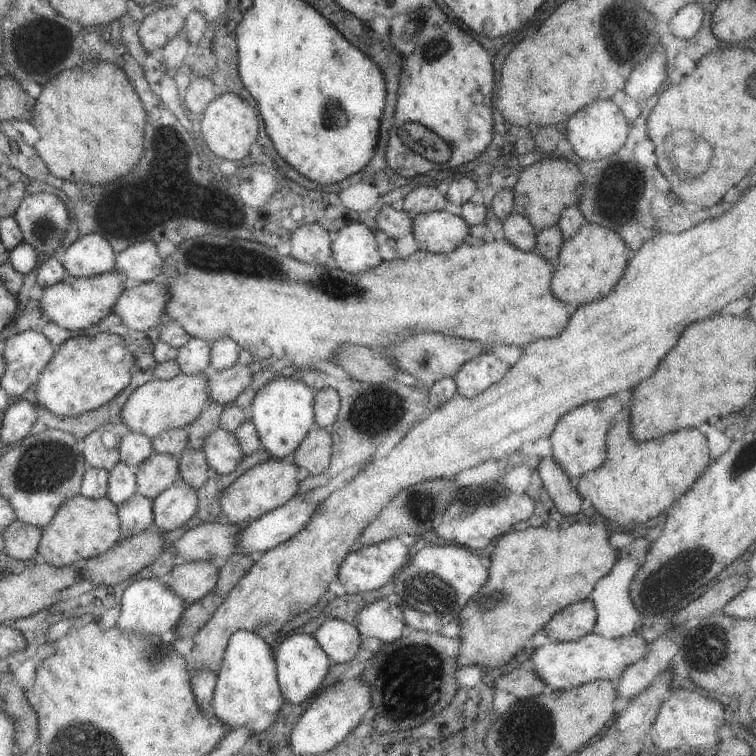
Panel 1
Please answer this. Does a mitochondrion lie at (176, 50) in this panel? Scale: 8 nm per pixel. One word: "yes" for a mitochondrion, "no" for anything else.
no

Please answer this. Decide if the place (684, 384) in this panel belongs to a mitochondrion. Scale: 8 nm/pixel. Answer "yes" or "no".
no

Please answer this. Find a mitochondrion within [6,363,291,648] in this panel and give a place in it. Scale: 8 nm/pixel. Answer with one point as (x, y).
(43, 468)

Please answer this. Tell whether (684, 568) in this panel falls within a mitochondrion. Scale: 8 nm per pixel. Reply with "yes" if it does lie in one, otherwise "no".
yes

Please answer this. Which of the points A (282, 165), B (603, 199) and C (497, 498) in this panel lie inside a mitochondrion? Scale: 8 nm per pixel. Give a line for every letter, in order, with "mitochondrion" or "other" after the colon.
A: other
B: mitochondrion
C: mitochondrion

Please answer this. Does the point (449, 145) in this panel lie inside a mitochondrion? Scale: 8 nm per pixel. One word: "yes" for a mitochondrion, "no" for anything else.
no

